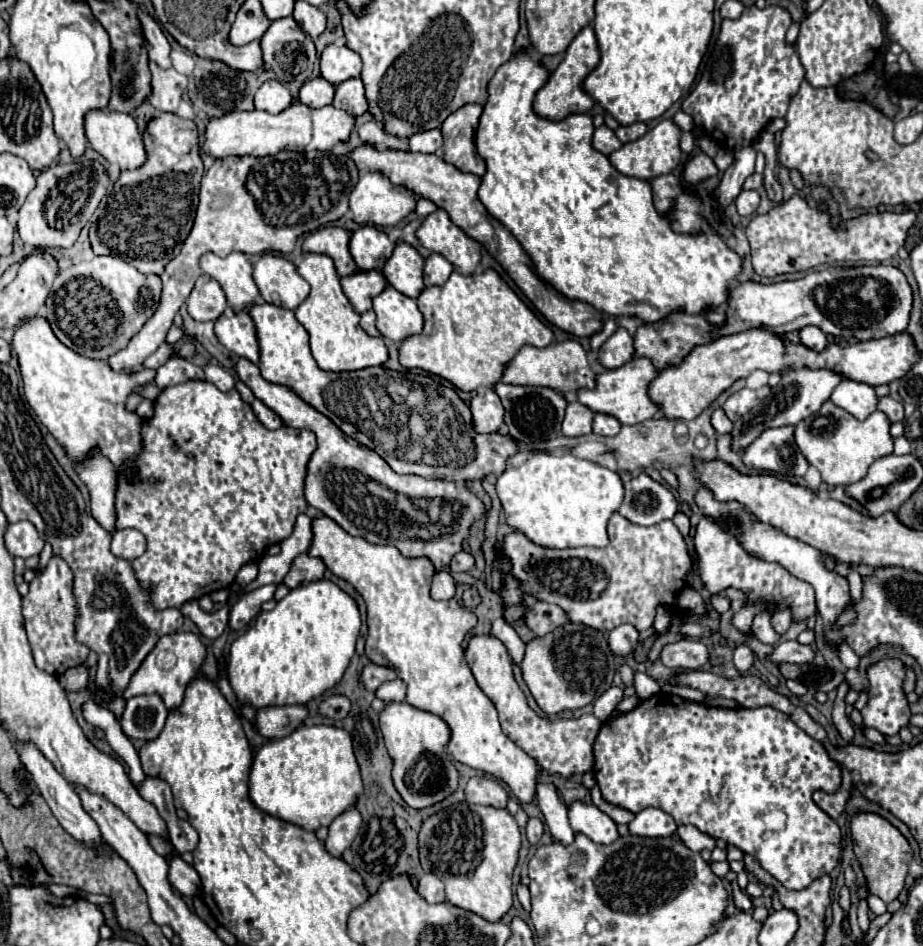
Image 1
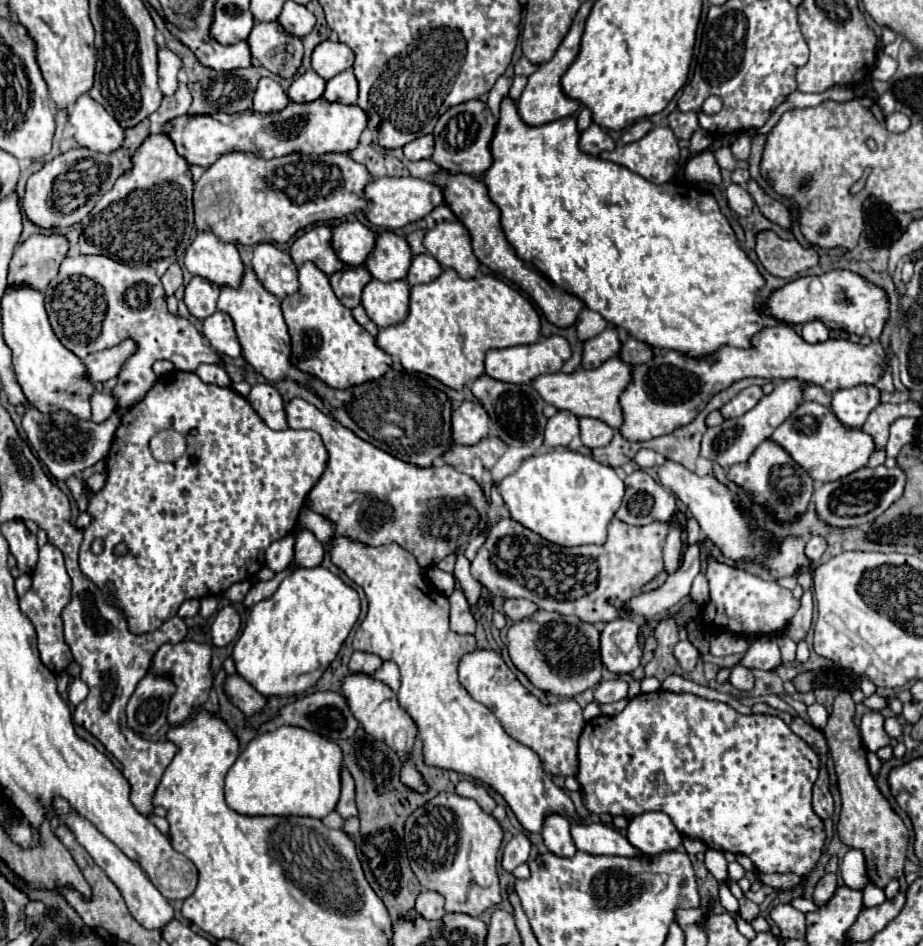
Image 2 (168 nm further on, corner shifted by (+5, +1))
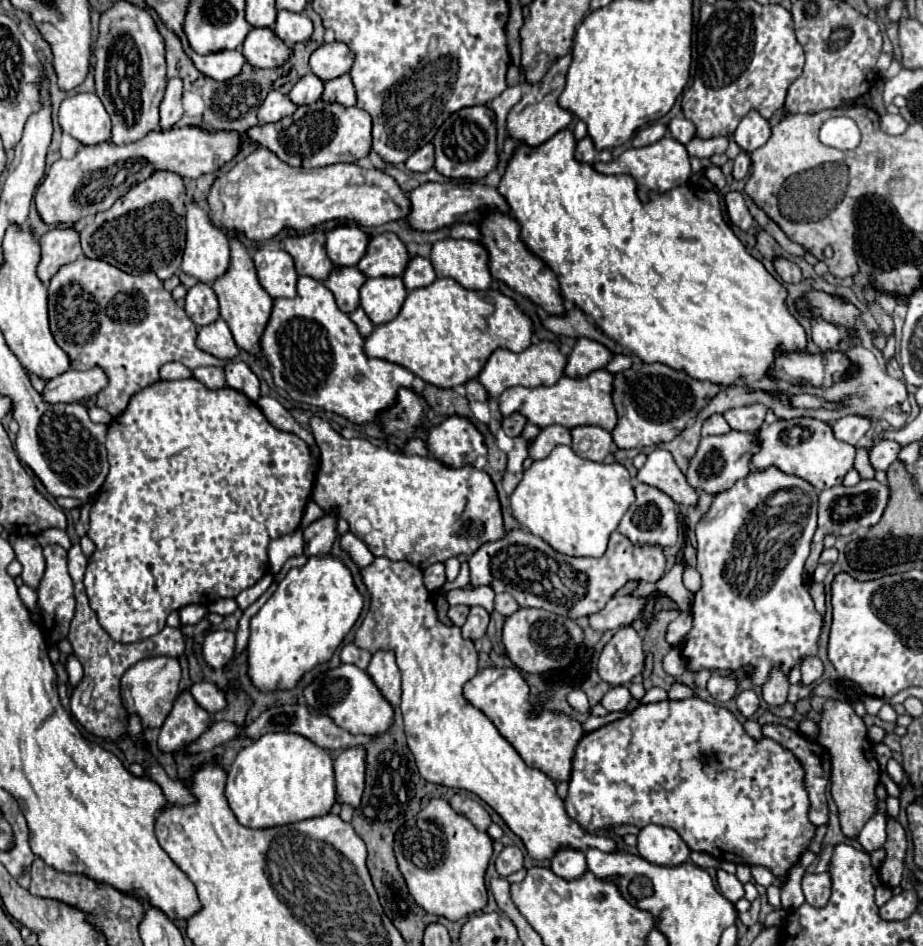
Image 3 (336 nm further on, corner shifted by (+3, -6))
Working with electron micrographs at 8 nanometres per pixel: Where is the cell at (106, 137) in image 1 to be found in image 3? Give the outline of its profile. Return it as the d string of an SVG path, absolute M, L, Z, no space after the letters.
M77 93L61 101L59 125L83 145L99 145L111 139L111 119L95 93Z

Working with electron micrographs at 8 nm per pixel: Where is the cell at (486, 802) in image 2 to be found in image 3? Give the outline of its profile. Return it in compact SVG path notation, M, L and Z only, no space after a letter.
M453 795L451 801L449 801L449 805L451 805L459 815L467 817L467 819L475 825L475 829L479 829L479 831L487 831L487 827L491 825L489 813L487 813L477 801L473 801L473 799L465 797L465 795Z

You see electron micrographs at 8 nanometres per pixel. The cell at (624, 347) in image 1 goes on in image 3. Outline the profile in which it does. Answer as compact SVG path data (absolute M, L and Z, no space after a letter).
M579 339L567 357L563 375L585 377L591 371L603 369L611 361L611 357L613 357L613 353L607 347L603 347L601 343L591 341L591 339Z

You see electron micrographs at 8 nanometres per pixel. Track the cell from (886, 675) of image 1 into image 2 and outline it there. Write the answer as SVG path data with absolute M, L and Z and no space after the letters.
M869 710L869 712L861 718L861 726L859 726L861 738L863 738L865 746L867 746L871 752L877 752L877 748L887 746L889 740L891 740L891 738L887 736L883 724L885 724L885 718L883 718L879 712L873 712L873 710Z

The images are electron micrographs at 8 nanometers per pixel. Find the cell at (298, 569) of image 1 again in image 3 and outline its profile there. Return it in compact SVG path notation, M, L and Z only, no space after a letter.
M327 511L321 519L305 527L305 543L307 543L305 555L313 557L313 555L329 553L335 537L337 537L337 513Z

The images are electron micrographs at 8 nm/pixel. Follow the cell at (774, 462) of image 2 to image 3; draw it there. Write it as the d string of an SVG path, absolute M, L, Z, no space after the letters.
M769 467L763 473L749 473L743 481L737 481L727 493L719 493L719 497L715 497L711 509L703 515L703 519L697 523L695 533L697 533L697 565L695 569L701 575L701 589L695 593L693 597L693 605L691 605L691 613L693 613L693 627L691 631L683 637L683 645L681 645L681 653L687 659L687 669L691 673L709 669L709 671L737 671L741 667L751 667L749 671L749 679L755 685L763 685L769 679L769 671L773 669L773 665L779 665L779 669L789 675L791 669L801 667L803 659L817 655L817 641L819 641L819 633L821 633L821 615L815 611L813 599L803 583L803 565L809 557L809 549L811 549L811 539L815 535L817 529L817 491L813 485L809 485L807 481L799 479L799 477L791 477L775 467Z

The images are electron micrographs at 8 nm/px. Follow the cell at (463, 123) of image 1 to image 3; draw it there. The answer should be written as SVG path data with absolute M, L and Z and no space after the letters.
M473 105L453 113L435 133L433 145L435 145L435 169L441 175L449 179L475 179L475 181L483 179L499 163L493 109L489 109L487 105Z

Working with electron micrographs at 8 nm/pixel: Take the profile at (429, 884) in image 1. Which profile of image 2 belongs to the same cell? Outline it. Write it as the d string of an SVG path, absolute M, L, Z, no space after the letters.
M421 890L421 894L417 896L417 902L415 902L415 910L423 918L429 918L429 920L441 918L445 914L441 894L435 892L435 890Z

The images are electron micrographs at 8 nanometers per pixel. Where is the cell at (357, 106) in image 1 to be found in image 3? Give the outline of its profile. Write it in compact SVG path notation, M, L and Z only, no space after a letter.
M341 75L341 77L335 77L335 79L327 81L325 91L323 91L323 101L325 103L341 103L345 107L355 105L357 99L355 99L355 89L353 89L351 77Z

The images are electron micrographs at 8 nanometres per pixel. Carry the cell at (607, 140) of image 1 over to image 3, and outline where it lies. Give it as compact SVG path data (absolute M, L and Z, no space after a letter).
M589 137L581 139L575 149L575 159L587 165L593 165L595 161L611 161L611 151L597 151L593 147L593 141Z

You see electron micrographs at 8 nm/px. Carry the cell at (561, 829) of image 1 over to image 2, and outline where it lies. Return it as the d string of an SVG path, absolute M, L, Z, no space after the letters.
M557 812L545 816L541 834L545 846L557 856L573 856L577 852L577 848L573 846L573 838L569 838L569 826L569 820Z

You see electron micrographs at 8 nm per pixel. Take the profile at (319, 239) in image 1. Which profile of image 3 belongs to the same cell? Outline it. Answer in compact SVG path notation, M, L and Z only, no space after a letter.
M311 231L289 235L281 241L281 247L295 259L299 275L307 275L317 281L325 281L329 277L333 263L325 253L325 233Z

